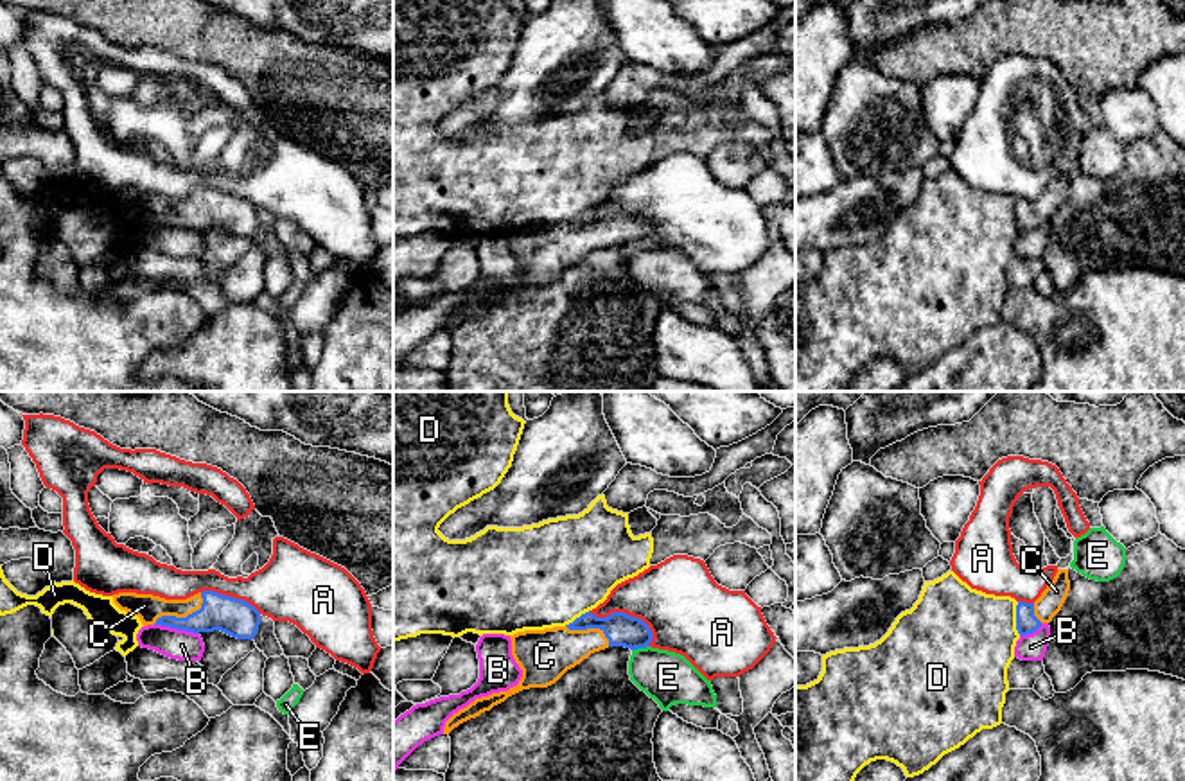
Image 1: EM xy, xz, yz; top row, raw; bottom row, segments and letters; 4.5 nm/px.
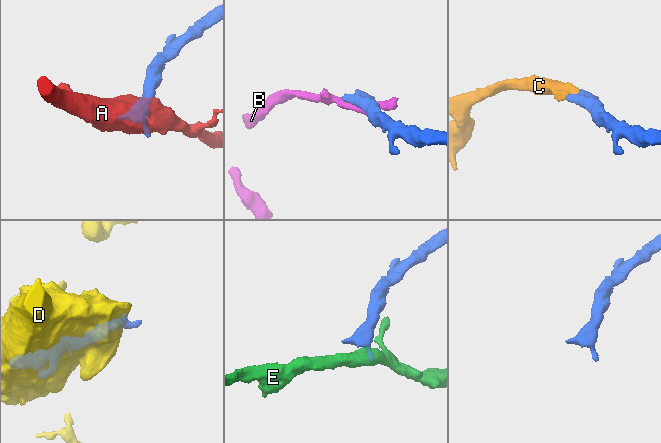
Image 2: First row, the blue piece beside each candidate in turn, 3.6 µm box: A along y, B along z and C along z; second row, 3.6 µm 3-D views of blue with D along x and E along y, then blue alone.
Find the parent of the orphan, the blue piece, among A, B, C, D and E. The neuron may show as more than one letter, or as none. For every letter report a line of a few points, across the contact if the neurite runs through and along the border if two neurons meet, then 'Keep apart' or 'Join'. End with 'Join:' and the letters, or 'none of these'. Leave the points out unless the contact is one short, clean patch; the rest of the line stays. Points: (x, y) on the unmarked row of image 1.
A: Keep apart
B: Keep apart
C: Line: xy (237, 216), (184, 216), (148, 205). Join
D: Keep apart
E: Line: xz (647, 243), (632, 248). Keep apart
Join: C

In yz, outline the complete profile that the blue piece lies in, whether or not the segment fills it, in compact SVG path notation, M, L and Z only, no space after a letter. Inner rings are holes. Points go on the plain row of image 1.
M1058 167L1054 178L1047 183L1034 201L1018 199L1016 228L1020 233L1036 230L1043 221L1050 221L1061 208L1070 189L1068 167Z

